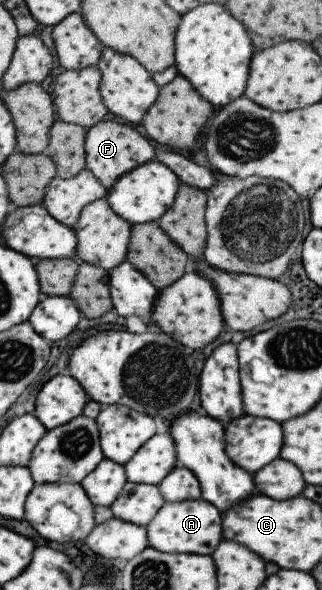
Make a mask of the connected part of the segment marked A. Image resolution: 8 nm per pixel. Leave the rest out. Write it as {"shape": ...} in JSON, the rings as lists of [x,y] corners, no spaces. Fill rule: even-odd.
{"shape":[[[204,499],[165,502],[146,527],[148,547],[168,554],[212,556],[222,537],[222,517],[214,505]]]}

